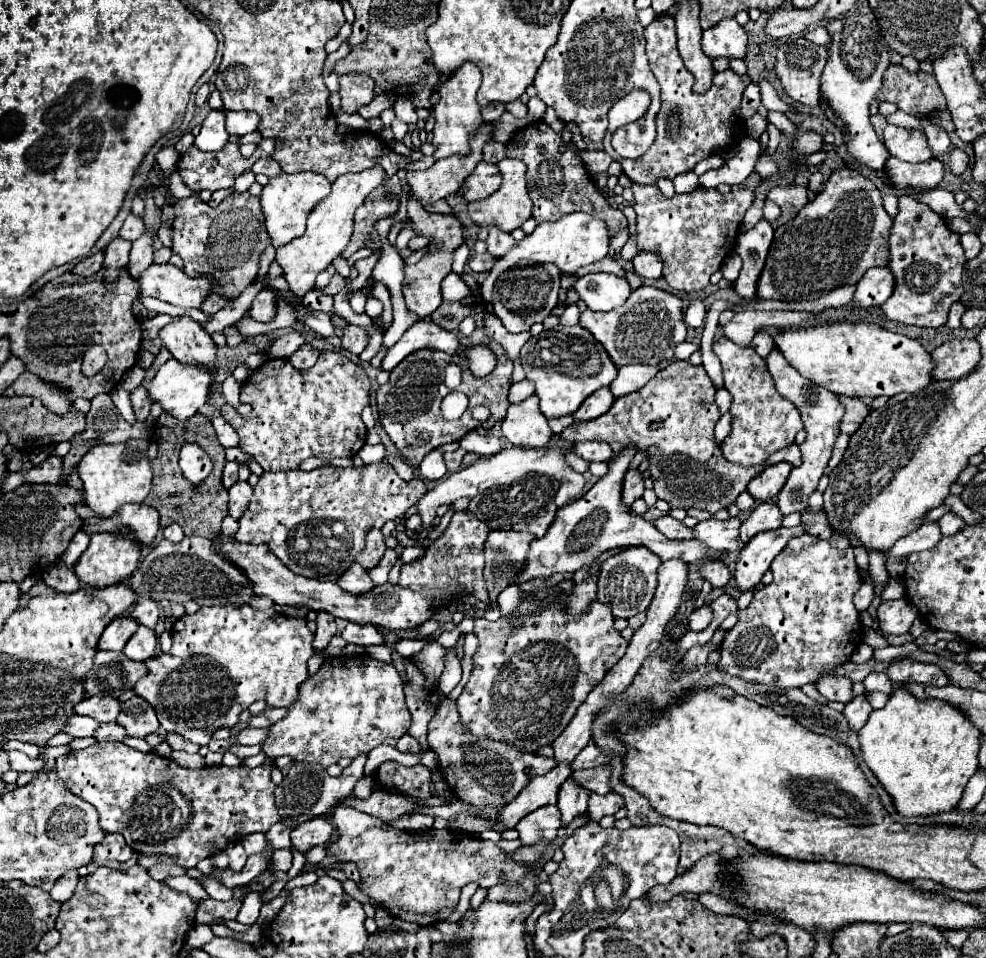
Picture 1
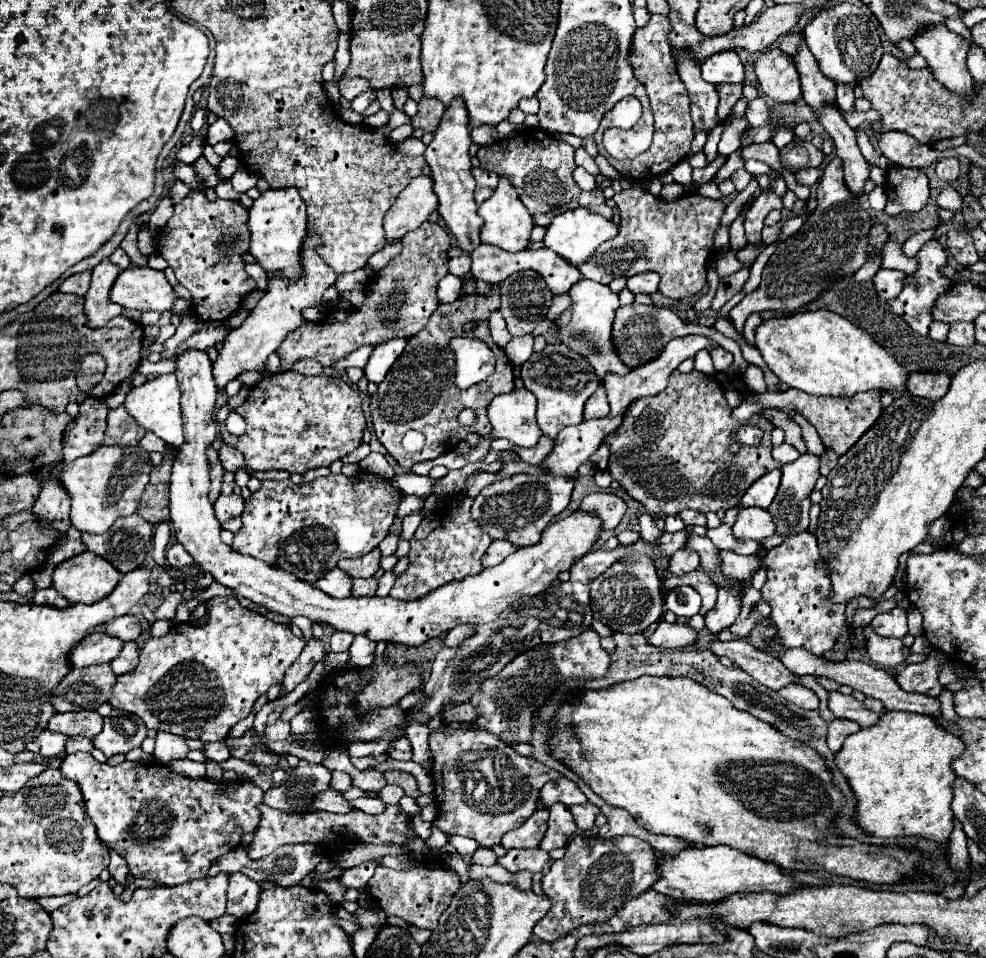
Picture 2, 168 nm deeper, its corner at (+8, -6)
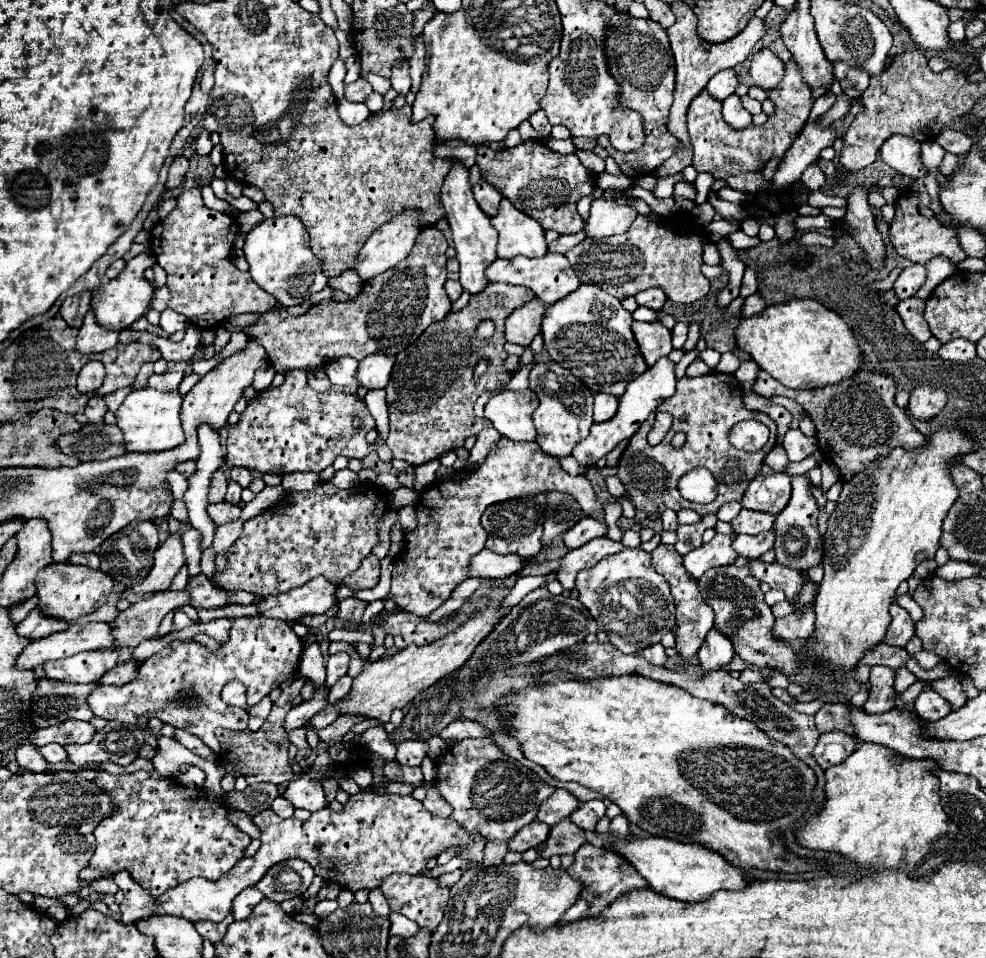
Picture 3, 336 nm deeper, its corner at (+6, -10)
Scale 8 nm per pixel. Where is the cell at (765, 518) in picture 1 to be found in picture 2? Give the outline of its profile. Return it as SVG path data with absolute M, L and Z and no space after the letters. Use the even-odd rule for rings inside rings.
M740 508L734 536L738 540L764 540L774 534L774 522L768 510L762 508Z

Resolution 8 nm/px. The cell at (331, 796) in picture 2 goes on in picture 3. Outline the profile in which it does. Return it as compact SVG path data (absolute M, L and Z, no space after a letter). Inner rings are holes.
M302 776L298 780L292 780L286 790L284 796L296 806L296 808L306 808L310 812L322 810L328 806L322 784L316 780L308 780L308 776Z

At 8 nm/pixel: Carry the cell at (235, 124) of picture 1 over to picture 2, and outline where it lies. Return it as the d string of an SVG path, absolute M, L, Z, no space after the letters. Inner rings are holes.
M218 118L212 126L208 126L206 142L208 142L210 146L214 146L214 144L218 144L218 142L222 142L222 140L232 140L232 138L234 138L234 132L232 132L232 128L226 124L226 120Z

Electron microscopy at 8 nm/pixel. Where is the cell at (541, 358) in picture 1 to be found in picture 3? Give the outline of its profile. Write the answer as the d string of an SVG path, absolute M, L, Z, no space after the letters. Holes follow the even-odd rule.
M546 362L546 364L536 364L530 370L530 390L536 392L540 406L534 410L534 426L536 426L536 442L538 446L550 454L550 456L568 456L572 452L572 444L576 440L582 440L588 436L590 426L594 424L592 420L592 400L594 394L592 390L582 382L572 376L568 368L556 362Z

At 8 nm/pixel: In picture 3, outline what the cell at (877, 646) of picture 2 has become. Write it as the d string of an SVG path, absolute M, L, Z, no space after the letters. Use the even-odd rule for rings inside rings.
M872 666L870 668L869 682L872 684L872 688L870 688L870 696L868 696L866 704L862 706L866 712L882 714L882 712L888 712L894 708L894 679L895 671L888 666Z

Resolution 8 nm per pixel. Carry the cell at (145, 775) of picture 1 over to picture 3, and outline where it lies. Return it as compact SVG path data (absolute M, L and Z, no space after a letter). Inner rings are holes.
M96 770L94 782L110 796L112 812L94 830L96 850L88 868L80 874L82 880L94 882L94 874L116 874L120 870L128 870L142 888L146 888L152 896L160 896L168 888L196 876L218 880L242 858L244 848L250 844L250 836L240 832L228 820L228 808L218 800L210 800L202 788L182 786L174 778L160 776L156 770L118 776Z

